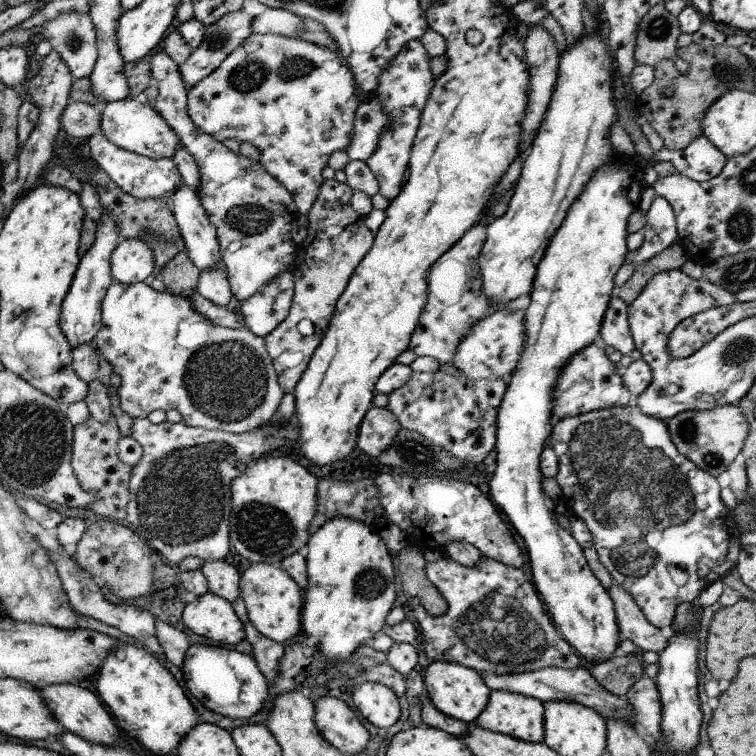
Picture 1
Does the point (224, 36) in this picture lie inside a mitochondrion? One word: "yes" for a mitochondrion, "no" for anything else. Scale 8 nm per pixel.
yes

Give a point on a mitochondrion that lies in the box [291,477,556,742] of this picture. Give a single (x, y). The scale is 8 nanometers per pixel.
(496, 626)

